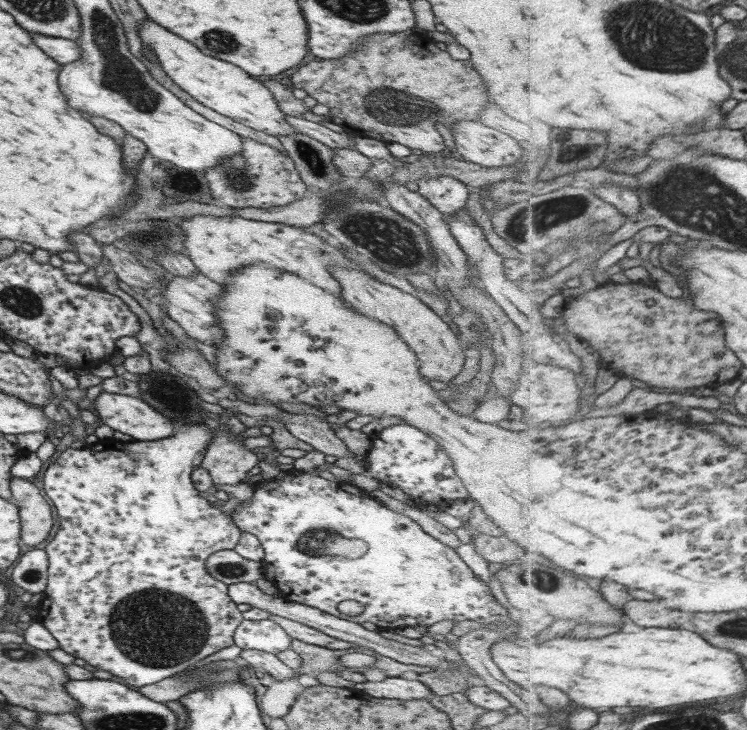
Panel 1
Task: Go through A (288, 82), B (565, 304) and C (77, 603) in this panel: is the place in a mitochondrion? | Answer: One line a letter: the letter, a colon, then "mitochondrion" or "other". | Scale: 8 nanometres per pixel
A: other
B: other
C: other

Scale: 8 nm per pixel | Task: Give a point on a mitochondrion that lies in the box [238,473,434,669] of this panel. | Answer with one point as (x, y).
(324, 542)

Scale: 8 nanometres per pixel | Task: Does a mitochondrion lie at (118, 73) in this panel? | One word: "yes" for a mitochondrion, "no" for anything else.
yes

